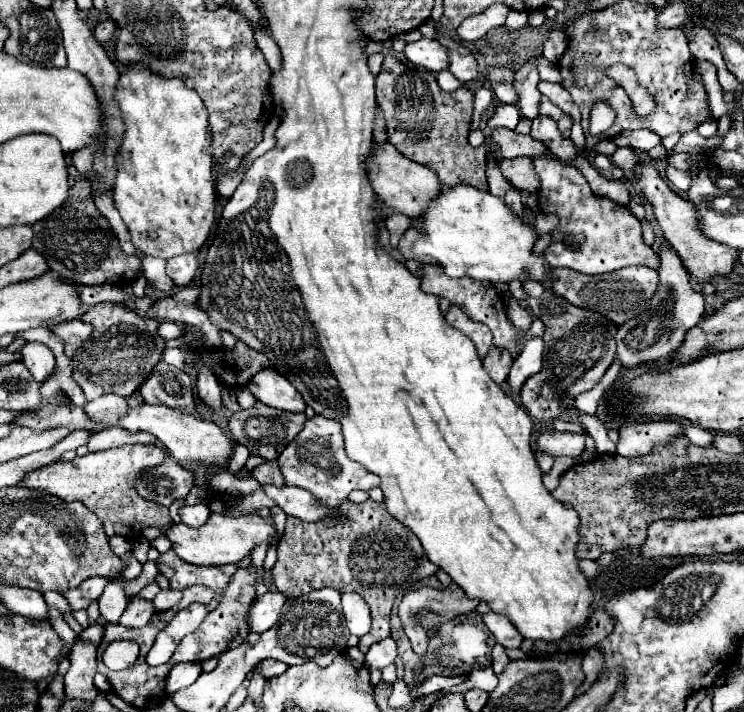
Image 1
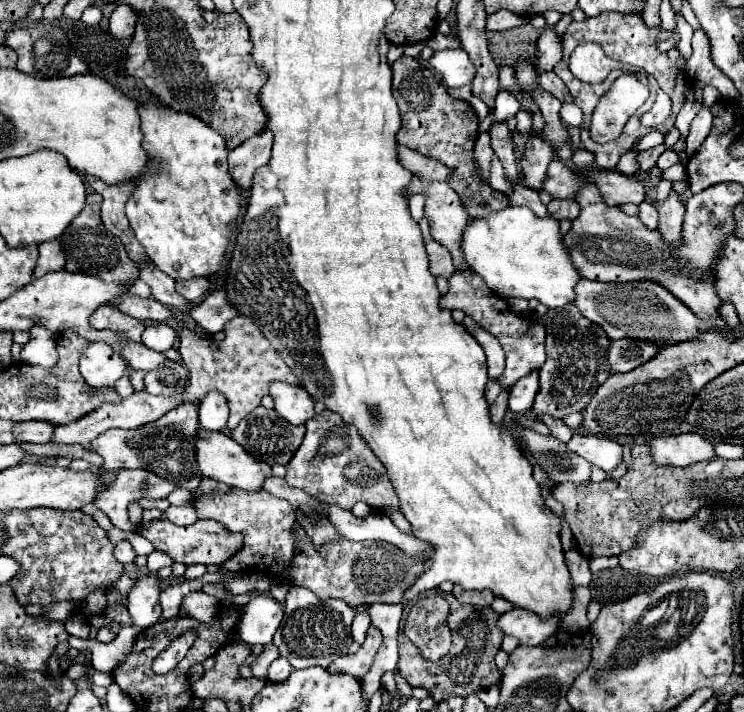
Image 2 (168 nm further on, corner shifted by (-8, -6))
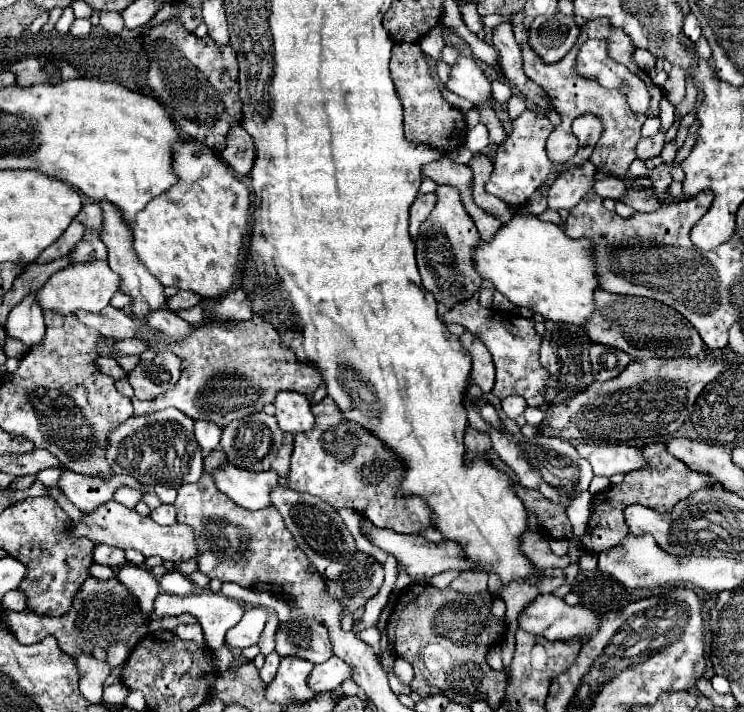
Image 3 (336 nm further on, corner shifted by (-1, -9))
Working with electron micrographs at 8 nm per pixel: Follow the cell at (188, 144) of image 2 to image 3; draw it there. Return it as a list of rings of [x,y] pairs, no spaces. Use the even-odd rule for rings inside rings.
[[[183,139],[173,145],[171,165],[177,183],[153,197],[145,209],[135,215],[133,249],[141,263],[165,287],[177,287],[165,289],[167,309],[177,311],[199,305],[201,297],[221,297],[229,291],[235,277],[235,265],[239,263],[239,255],[249,235],[247,223],[251,201],[247,185],[237,179],[203,141]]]

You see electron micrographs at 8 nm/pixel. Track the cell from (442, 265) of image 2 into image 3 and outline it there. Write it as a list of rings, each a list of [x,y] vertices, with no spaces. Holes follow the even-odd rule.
[[[419,193],[419,195],[417,195],[417,199],[415,199],[415,203],[411,205],[409,233],[411,233],[411,237],[413,237],[413,239],[417,239],[417,237],[419,237],[419,227],[421,227],[421,223],[427,219],[427,215],[431,213],[431,209],[433,209],[435,201],[437,201],[435,193],[427,193],[427,195],[421,195],[421,193]]]

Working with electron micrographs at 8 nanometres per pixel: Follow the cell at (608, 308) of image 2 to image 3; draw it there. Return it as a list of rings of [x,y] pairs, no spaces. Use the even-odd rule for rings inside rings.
[[[597,289],[593,293],[593,301],[595,311],[585,323],[585,331],[593,343],[621,349],[629,353],[633,359],[697,357],[707,349],[693,325],[685,321],[681,313],[677,313],[661,301],[635,295],[613,295],[603,289]]]

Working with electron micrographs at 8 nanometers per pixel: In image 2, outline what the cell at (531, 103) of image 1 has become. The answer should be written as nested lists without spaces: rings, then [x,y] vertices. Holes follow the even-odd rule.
[[[546,28],[536,42],[538,48],[538,58],[540,58],[540,66],[538,72],[548,72],[552,70],[560,58],[562,58],[562,36],[556,34],[554,28]]]

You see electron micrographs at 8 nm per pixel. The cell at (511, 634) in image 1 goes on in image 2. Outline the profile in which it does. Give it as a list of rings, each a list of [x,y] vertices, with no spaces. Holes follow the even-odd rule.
[[[512,608],[510,612],[500,616],[498,626],[502,628],[504,634],[518,638],[520,644],[538,646],[560,630],[560,614],[540,618],[530,610]]]

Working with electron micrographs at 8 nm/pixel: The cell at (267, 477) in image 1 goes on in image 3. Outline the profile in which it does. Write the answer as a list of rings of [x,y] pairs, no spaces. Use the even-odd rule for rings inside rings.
[[[275,487],[271,491],[271,503],[279,509],[287,529],[293,533],[299,549],[309,557],[311,565],[327,579],[337,577],[345,567],[345,561],[349,561],[349,557],[353,557],[353,553],[357,551],[355,539],[341,521],[339,513],[333,507],[325,505],[319,497],[313,497],[309,493],[297,493],[287,487]]]

